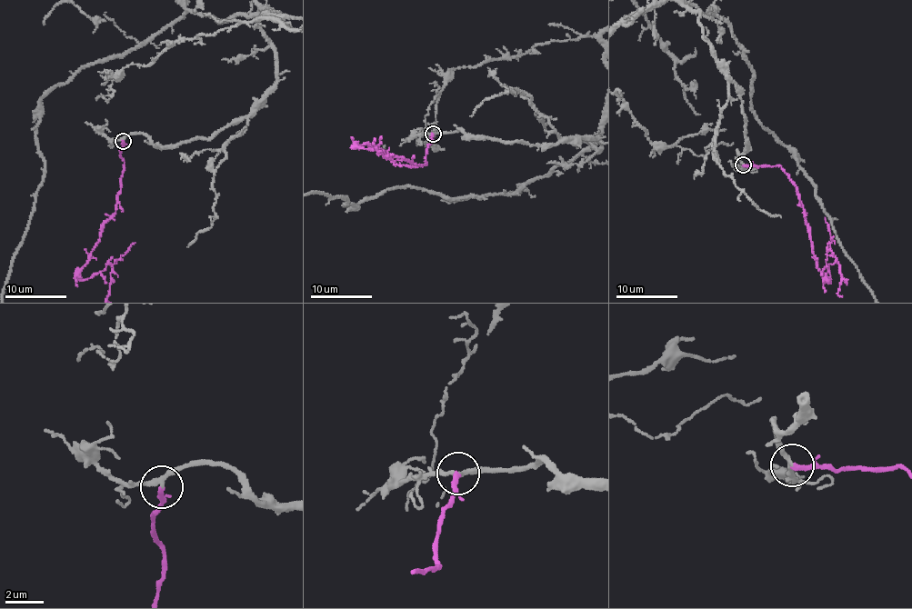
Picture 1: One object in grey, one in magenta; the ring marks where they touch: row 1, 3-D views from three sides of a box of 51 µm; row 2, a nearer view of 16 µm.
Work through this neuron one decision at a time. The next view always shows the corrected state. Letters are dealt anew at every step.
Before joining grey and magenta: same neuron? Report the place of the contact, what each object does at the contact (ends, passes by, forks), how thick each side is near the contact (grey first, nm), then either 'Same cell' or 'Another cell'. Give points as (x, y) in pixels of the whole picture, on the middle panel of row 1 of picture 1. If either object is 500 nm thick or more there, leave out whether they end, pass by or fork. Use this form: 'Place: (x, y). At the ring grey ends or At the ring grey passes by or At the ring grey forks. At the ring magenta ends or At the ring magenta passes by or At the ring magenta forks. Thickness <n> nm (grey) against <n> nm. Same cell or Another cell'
Place: (433, 134). At the ring grey passes by. At the ring magenta ends. Thickness 240 nm (grey) against 240 nm. Same cell

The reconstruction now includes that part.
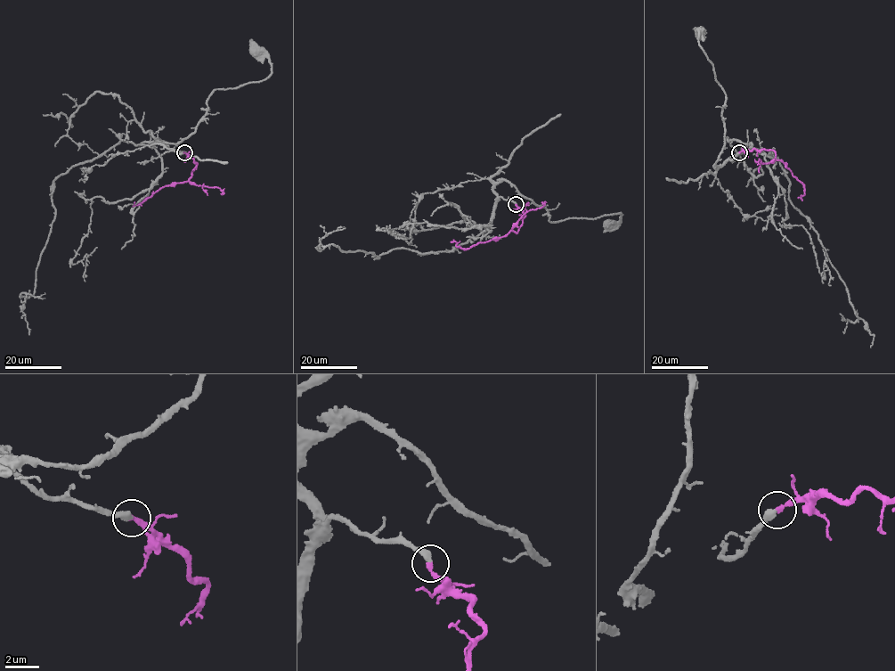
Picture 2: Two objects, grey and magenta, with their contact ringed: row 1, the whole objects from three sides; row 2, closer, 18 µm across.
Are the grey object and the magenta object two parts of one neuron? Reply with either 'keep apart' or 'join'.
join

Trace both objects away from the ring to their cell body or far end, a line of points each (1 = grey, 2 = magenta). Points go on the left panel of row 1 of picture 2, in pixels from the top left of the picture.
1: (184, 152), (157, 142), (174, 143), (194, 132), (216, 89), (268, 77), (269, 60), (256, 51)
2: (184, 152), (197, 163), (188, 181), (164, 186), (140, 204), (134, 206), (134, 202)

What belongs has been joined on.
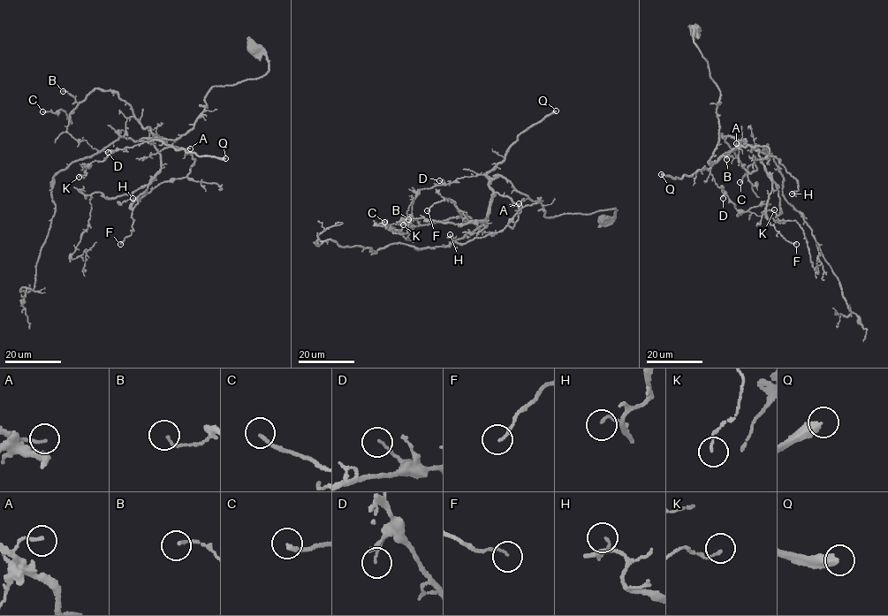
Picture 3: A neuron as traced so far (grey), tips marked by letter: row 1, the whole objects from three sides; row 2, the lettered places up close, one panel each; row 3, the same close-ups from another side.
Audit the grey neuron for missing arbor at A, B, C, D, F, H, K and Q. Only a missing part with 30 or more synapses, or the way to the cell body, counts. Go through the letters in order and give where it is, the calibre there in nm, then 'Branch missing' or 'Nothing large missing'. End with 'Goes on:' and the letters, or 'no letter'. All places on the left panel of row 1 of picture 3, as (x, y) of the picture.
A: Place: (190, 148). Thickness 140 nm. Nothing large missing
B: Place: (63, 91). Thickness 110 nm. Nothing large missing
C: Place: (42, 111). Thickness 160 nm. Nothing large missing
D: Place: (108, 152). Thickness 100 nm. Nothing large missing
F: Place: (120, 244). Thickness 120 nm. Nothing large missing
H: Place: (132, 198). Thickness 110 nm. Nothing large missing
K: Place: (79, 177). Thickness 110 nm. Nothing large missing
Q: Place: (225, 158). Thickness 440 nm. Branch missing
Goes on: Q

